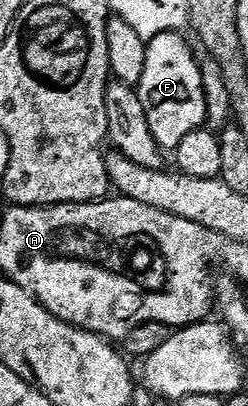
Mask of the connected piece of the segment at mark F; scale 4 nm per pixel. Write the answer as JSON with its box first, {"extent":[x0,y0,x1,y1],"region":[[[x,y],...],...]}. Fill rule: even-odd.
{"extent":[136,32,207,152],"region":[[[178,32],[166,33],[148,42],[144,76],[136,87],[148,116],[148,128],[152,128],[152,136],[156,136],[159,146],[166,152],[177,151],[180,140],[184,140],[188,132],[196,132],[207,125],[200,58],[182,36]]]}

